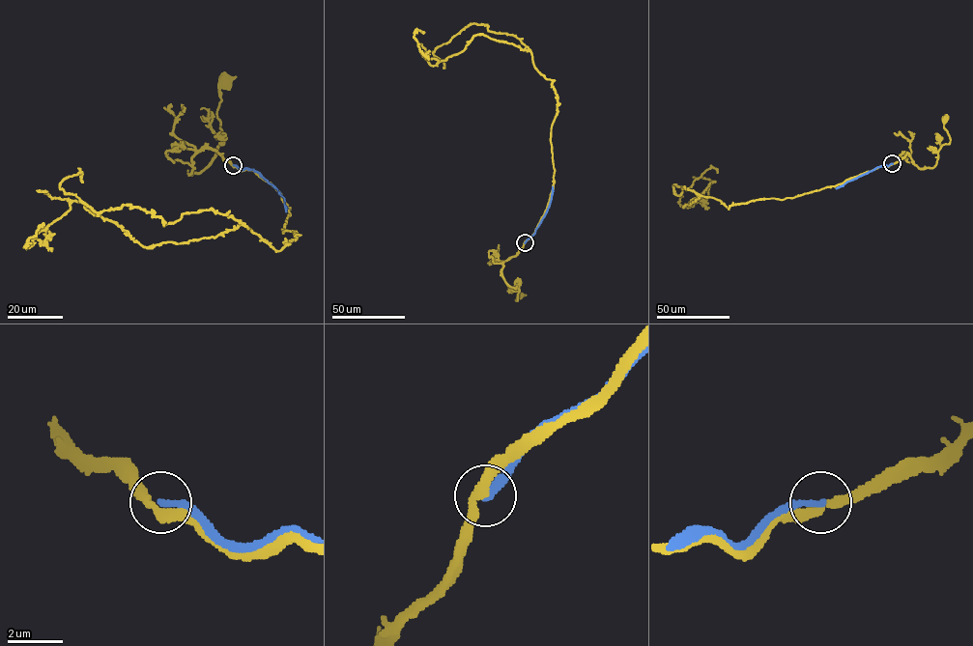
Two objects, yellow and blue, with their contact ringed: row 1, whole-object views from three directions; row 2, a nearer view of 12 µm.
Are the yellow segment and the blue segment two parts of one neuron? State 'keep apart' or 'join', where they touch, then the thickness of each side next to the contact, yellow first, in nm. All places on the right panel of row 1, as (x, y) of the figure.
keep apart; place (892, 163); calibres 320 and 260 nm

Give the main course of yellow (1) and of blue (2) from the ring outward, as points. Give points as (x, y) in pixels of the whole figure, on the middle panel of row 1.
1: (524, 242), (515, 256), (502, 263), (501, 270), (506, 283), (519, 289), (517, 300), (517, 294), (520, 294)
2: (524, 242), (545, 214), (553, 186)

